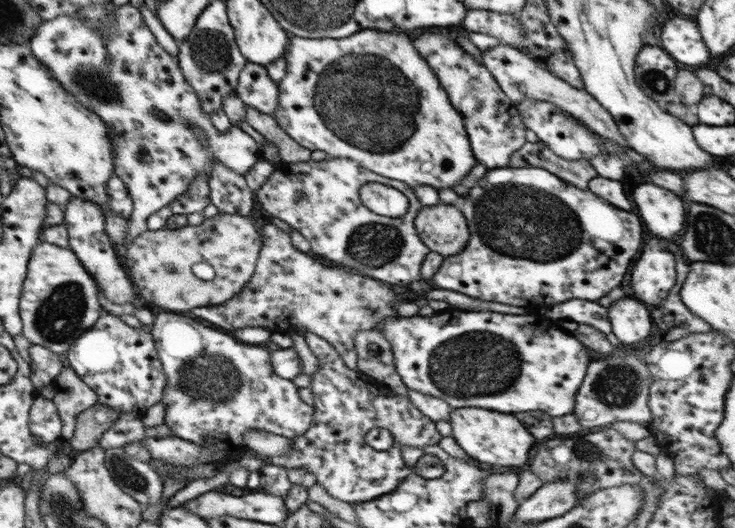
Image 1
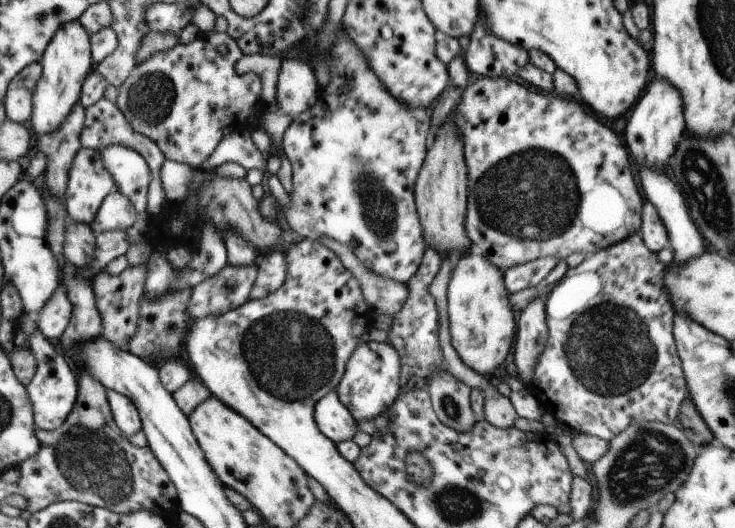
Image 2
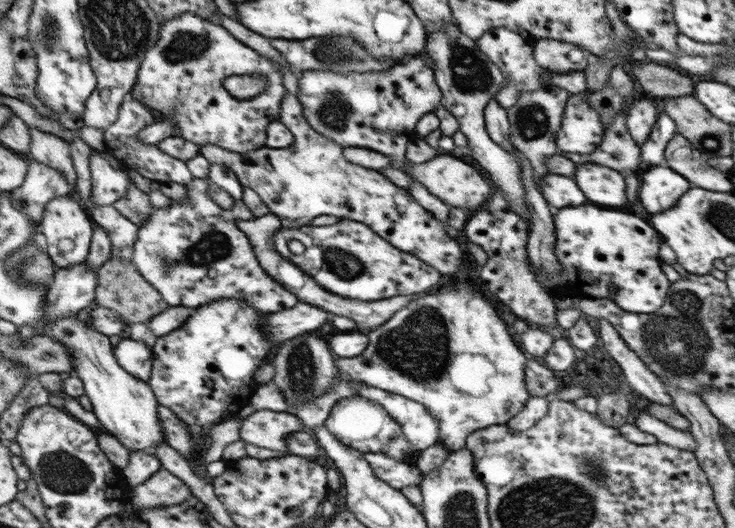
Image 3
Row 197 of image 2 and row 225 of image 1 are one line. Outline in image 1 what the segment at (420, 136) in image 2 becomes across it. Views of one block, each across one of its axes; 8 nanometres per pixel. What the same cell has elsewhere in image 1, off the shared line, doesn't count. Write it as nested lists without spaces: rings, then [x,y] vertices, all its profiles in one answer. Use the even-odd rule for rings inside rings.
[[[346,158],[307,159],[298,163],[282,161],[277,163],[255,196],[270,217],[287,224],[309,242],[314,257],[355,268],[387,284],[409,284],[419,280],[419,266],[429,251],[419,239],[412,221],[422,205],[404,182],[376,175]],[[365,183],[380,183],[401,192],[408,201],[405,215],[388,218],[365,208],[358,198],[359,188]]]

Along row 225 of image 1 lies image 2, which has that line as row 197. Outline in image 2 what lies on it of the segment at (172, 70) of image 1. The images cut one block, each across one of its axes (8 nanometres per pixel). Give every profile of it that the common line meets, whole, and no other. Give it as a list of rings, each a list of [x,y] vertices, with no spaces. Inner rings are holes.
[[[112,145],[99,152],[103,167],[111,174],[116,190],[128,200],[138,217],[146,213],[150,173],[145,160],[125,146]]]

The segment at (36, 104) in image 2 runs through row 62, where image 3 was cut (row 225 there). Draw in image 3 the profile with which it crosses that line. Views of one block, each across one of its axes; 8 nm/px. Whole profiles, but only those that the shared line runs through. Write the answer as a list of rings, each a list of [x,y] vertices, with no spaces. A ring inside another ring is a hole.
[[[63,195],[43,206],[43,215],[38,223],[44,251],[55,268],[67,268],[83,263],[90,245],[92,222],[75,196]]]

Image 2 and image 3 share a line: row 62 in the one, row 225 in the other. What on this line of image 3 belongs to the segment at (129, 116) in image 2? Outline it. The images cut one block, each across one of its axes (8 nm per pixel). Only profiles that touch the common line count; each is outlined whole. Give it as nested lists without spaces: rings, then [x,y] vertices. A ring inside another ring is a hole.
[[[210,164],[207,179],[193,177],[184,187],[187,190],[187,202],[170,200],[165,208],[152,208],[149,218],[139,226],[137,238],[133,241],[133,254],[129,260],[135,266],[136,272],[141,275],[161,295],[161,298],[172,306],[187,307],[194,310],[202,304],[217,299],[244,300],[256,311],[263,314],[282,311],[297,304],[298,298],[275,282],[257,264],[249,240],[243,232],[237,229],[237,222],[254,219],[253,214],[241,200],[242,187],[235,175],[222,164]],[[208,183],[215,183],[233,199],[233,206],[229,210],[219,208],[213,200],[206,196],[209,191]]]

